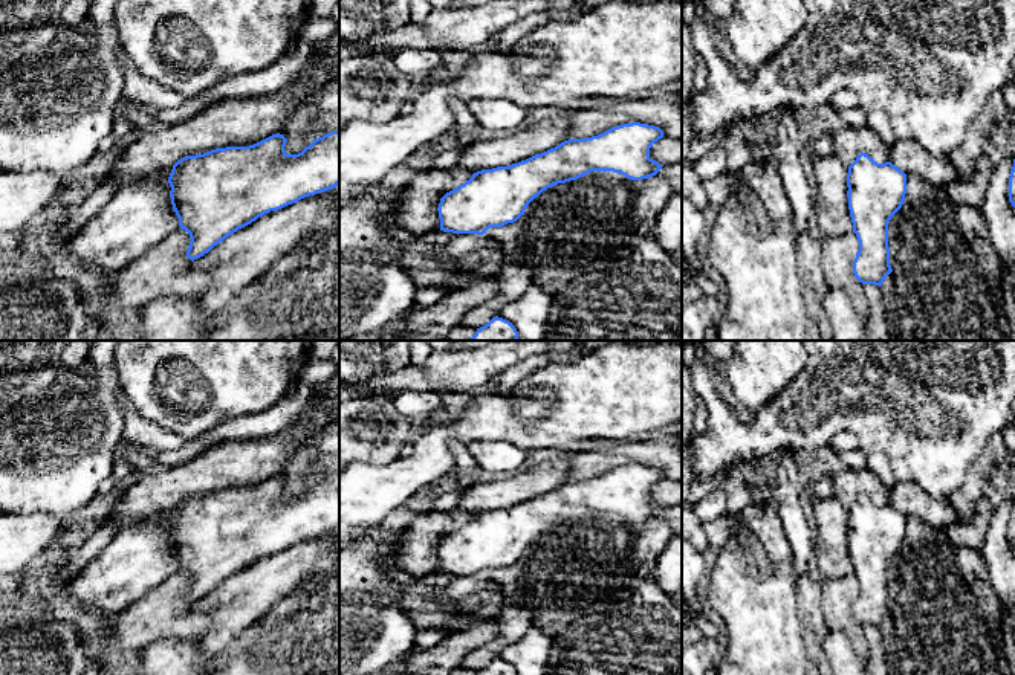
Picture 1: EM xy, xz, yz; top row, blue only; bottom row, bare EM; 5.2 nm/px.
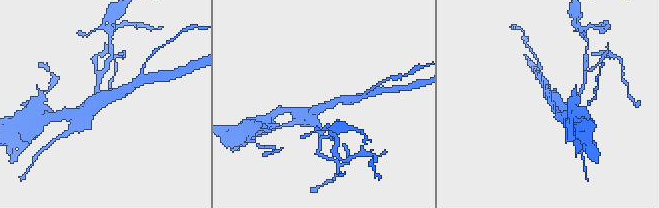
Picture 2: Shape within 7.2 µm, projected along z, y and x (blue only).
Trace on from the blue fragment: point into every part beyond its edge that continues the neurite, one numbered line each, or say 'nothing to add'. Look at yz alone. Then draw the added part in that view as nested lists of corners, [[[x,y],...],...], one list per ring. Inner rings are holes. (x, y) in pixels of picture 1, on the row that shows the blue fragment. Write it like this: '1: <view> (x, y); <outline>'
nothing to add

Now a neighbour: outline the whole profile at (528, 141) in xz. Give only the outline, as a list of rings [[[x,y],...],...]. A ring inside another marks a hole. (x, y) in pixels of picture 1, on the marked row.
[[[570,107],[558,108],[552,116],[530,127],[520,127],[509,136],[469,144],[463,147],[457,166],[477,173],[509,166],[555,148],[569,140],[572,113]]]

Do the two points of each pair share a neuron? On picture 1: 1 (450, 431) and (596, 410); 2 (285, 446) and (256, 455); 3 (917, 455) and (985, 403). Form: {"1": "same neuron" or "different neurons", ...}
{"1": "same neuron", "2": "same neuron", "3": "same neuron"}

